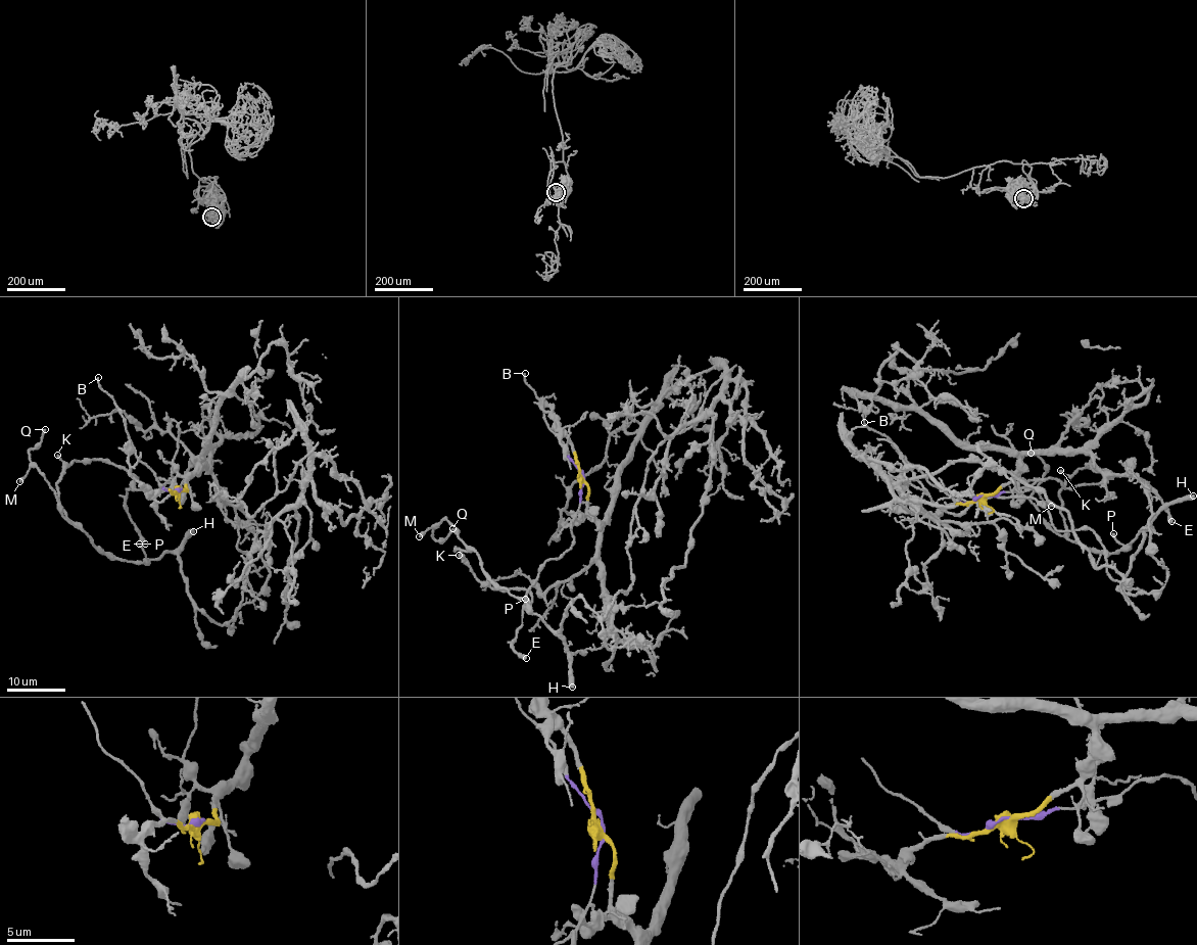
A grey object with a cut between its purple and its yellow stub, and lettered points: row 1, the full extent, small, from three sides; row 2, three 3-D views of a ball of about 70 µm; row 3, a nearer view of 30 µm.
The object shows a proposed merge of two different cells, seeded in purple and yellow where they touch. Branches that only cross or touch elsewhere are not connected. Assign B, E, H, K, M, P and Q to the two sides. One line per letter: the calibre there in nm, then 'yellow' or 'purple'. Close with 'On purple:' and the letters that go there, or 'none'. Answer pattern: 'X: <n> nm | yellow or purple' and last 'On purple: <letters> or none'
B: 180 nm | purple
E: 460 nm | purple
H: 600 nm | purple
K: 280 nm | purple
M: 420 nm | purple
P: 280 nm | purple
Q: 240 nm | purple
On purple: B, E, H, K, M, P, Q

